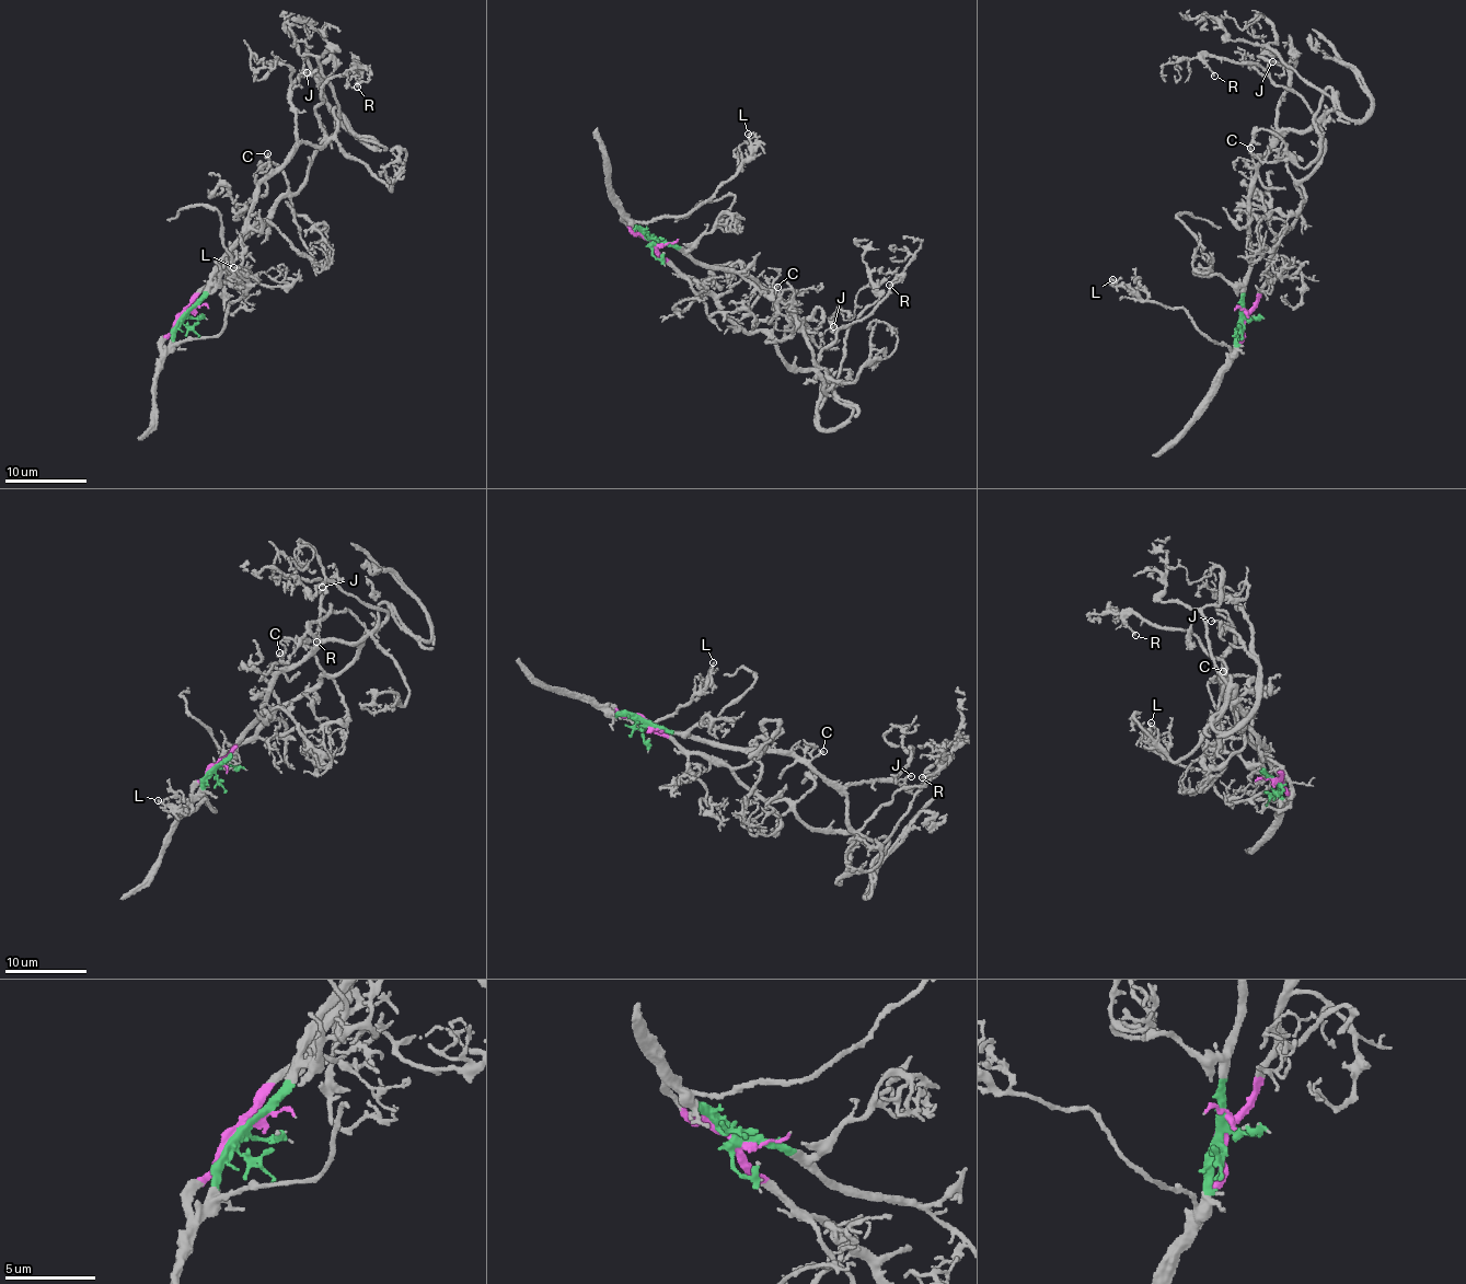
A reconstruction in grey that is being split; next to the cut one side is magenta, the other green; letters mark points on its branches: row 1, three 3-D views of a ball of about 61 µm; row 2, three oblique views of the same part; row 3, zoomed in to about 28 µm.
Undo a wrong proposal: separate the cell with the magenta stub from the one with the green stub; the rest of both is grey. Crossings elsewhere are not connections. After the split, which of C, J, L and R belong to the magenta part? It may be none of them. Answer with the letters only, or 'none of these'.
R

